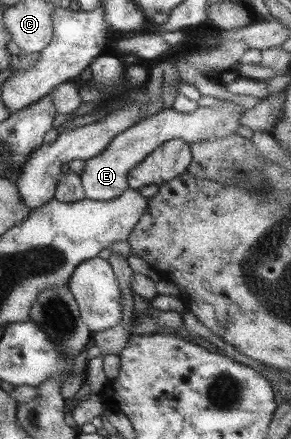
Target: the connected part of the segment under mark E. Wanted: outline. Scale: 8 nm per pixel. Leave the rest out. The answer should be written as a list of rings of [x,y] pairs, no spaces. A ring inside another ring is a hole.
[[[227,99],[219,100],[213,108],[198,106],[197,110],[191,114],[177,112],[175,108],[163,108],[157,114],[135,123],[122,134],[115,136],[111,144],[99,156],[86,161],[80,175],[86,198],[105,201],[121,196],[130,188],[128,172],[133,170],[151,151],[155,151],[155,148],[169,140],[179,138],[191,144],[237,134],[237,127],[241,125],[239,117],[241,117],[242,110],[241,104]]]

